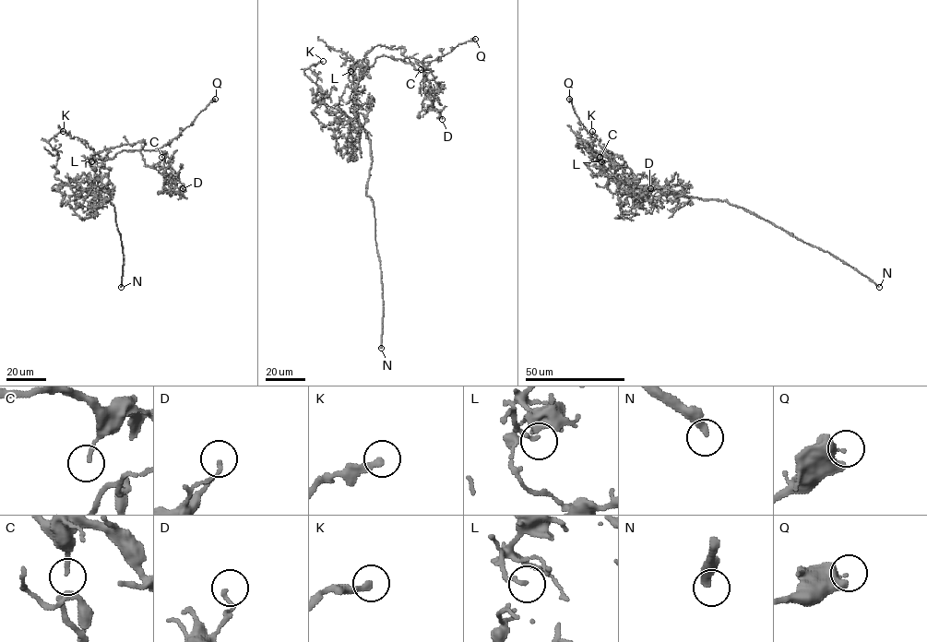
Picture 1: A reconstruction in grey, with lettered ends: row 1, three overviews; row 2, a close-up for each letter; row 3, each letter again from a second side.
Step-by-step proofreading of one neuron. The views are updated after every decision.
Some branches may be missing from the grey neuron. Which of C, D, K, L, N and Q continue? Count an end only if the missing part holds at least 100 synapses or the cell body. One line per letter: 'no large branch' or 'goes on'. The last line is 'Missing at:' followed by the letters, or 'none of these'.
C: no large branch
D: no large branch
K: no large branch
L: no large branch
N: goes on
Q: no large branch
Missing at: N

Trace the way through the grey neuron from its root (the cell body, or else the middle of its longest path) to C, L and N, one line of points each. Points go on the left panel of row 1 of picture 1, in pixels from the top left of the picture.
C: (108, 188), (95, 185), (101, 165), (117, 153), (160, 150), (161, 157)
L: (108, 188), (95, 186), (97, 174), (89, 160), (94, 154), (89, 159), (91, 161)
N: (108, 188), (112, 196), (107, 201), (113, 206), (123, 247), (121, 287)

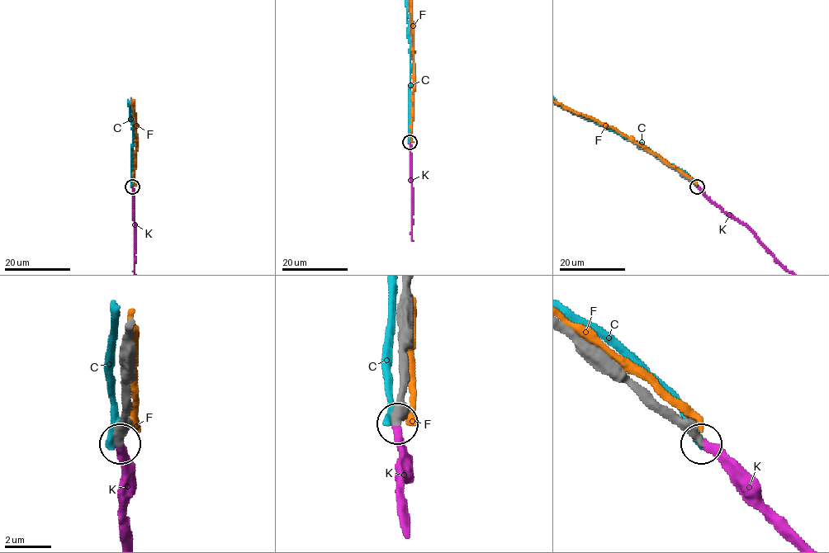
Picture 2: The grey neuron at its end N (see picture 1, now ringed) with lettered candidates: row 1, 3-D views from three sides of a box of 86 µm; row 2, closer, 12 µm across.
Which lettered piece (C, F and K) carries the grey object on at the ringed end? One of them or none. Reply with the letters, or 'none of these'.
K

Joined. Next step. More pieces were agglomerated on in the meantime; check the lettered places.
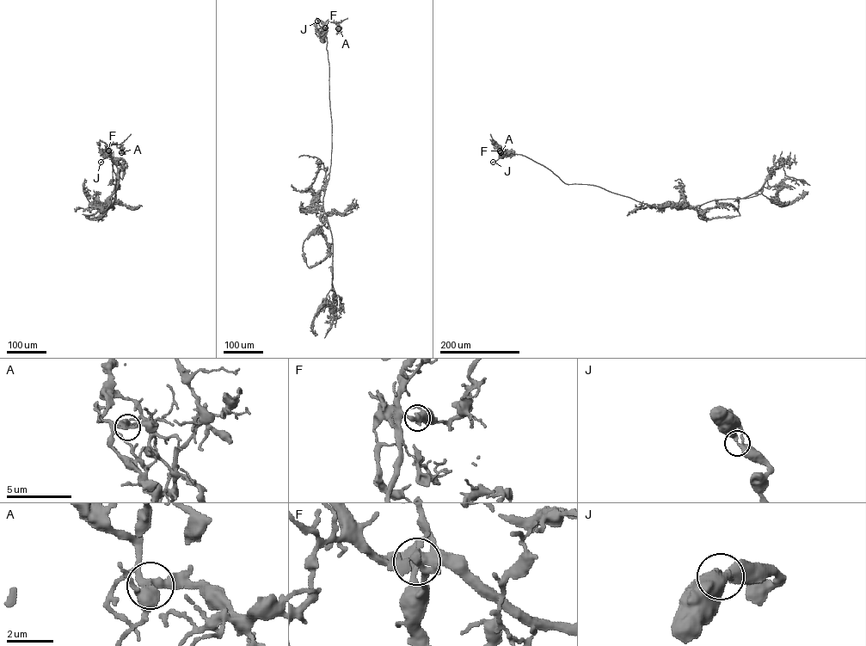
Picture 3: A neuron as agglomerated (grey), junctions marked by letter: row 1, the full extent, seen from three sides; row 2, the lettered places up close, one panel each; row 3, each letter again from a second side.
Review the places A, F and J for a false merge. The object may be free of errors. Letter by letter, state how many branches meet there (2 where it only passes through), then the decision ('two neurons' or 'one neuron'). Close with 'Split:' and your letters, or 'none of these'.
A: branches 2; one neuron
F: branches 2; two neurons
J: branches 2; one neuron
Split: F

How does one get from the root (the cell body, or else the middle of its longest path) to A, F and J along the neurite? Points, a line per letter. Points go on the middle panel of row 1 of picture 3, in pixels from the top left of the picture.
A: (329, 170), (332, 123), (327, 39), (323, 31), (324, 25), (329, 21), (336, 23), (338, 28)
F: (329, 170), (332, 123), (325, 27)
J: (329, 170), (332, 126), (327, 39), (325, 27), (320, 27), (317, 21)

